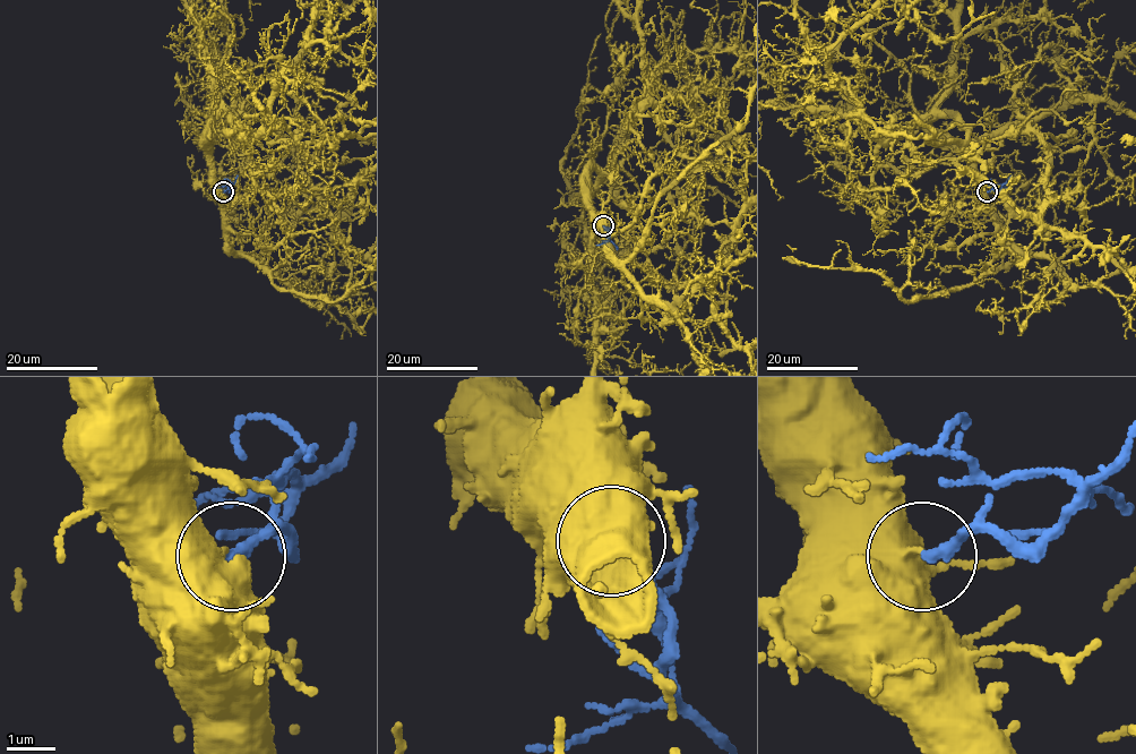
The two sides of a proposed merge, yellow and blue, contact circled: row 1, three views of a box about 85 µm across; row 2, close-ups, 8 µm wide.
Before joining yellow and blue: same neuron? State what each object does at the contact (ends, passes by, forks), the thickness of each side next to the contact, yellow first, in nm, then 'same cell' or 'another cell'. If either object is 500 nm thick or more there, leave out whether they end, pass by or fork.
yellow ends; blue ends; calibres 440 and 240 nm; same cell

